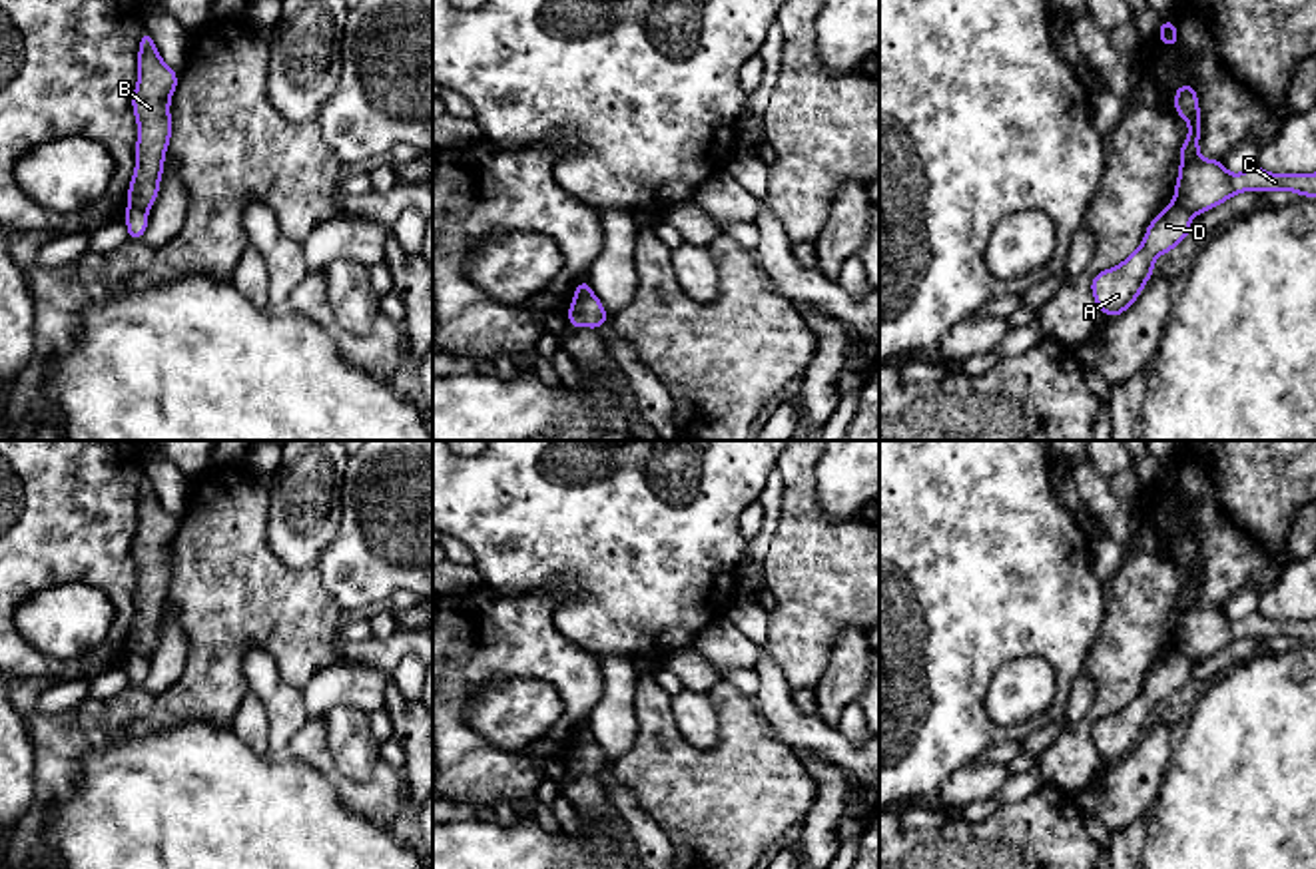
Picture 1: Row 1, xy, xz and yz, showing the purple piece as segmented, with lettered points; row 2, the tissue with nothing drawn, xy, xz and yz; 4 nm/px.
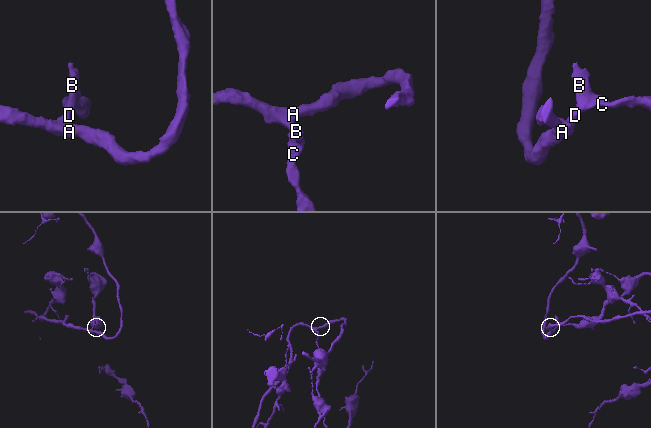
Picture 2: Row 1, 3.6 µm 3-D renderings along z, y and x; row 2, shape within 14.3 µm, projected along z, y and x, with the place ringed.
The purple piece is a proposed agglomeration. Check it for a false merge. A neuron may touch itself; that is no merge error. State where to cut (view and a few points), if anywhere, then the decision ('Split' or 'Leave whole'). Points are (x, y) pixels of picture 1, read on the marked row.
Split along xy (128, 206), (136, 206), (146, 214). Split

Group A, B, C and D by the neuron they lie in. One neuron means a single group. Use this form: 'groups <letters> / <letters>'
groups A D / B C

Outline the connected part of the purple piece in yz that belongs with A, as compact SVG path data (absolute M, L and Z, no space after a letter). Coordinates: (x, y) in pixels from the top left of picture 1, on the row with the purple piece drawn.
M1174 197L1147 227L1141 247L1123 263L1091 279L1091 291L1101 313L1119 317L1141 295L1152 277L1152 261L1190 235L1190 215Z

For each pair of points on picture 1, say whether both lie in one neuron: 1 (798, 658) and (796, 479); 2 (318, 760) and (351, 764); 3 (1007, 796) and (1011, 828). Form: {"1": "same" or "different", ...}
{"1": "same", "2": "different", "3": "different"}

